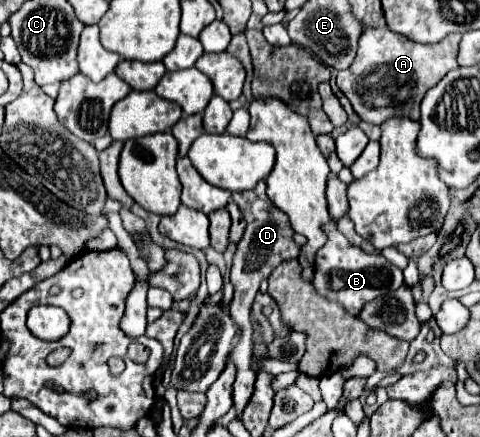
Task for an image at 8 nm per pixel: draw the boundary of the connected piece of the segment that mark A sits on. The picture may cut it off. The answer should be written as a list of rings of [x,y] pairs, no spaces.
[[[389,27],[365,29],[359,37],[359,49],[353,65],[337,73],[337,87],[347,95],[361,121],[381,125],[391,117],[419,119],[419,103],[429,87],[443,75],[457,69],[461,33],[449,33],[433,45],[417,45],[409,37],[393,33]]]

